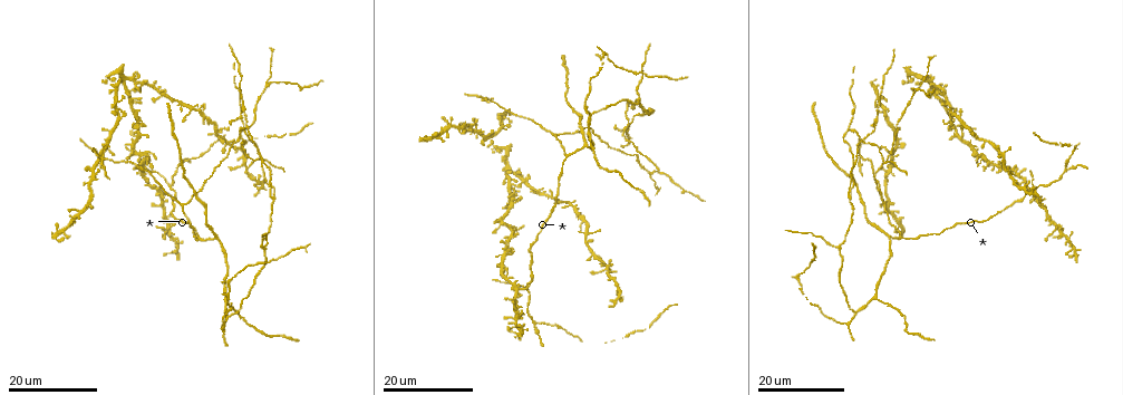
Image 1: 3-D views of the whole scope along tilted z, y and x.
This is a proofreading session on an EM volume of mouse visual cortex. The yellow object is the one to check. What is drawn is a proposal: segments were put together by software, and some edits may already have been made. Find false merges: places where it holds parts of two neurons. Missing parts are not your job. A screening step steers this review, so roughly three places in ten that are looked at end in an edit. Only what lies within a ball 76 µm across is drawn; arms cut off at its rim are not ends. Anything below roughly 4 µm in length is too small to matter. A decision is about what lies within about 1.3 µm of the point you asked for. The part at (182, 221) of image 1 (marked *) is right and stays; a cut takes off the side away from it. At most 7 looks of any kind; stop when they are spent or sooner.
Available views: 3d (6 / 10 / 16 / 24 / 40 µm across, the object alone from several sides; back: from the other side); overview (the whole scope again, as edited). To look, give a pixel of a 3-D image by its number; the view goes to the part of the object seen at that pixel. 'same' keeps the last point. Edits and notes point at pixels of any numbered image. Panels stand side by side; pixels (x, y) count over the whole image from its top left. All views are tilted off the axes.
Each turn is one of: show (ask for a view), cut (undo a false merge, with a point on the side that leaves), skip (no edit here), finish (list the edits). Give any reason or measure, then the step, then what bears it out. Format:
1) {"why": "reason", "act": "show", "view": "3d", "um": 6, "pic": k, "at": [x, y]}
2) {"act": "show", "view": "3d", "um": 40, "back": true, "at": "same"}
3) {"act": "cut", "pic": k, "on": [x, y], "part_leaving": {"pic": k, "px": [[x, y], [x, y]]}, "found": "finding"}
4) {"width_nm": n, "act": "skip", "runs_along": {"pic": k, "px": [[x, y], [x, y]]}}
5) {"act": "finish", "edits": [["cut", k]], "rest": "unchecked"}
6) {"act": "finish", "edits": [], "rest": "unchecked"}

{"why": "two arms at a narrow angle", "act": "show", "view": "3d", "um": 16, "pic": 1, "at": [852, 163]}

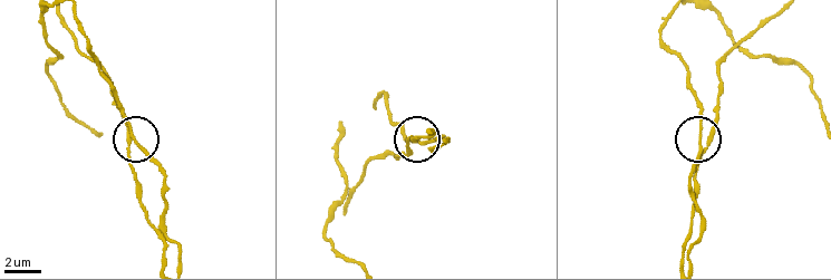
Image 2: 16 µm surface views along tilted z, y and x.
{"act": "show", "view": "3d", "um": 6, "pic": 2, "at": [409, 151]}

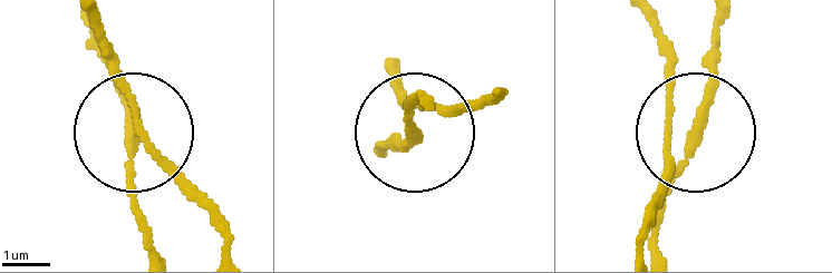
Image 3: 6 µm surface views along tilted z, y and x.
{"arms": 4, "act": "skip", "found": "all the same neuron"}

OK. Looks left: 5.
{"why": "three arms meet", "act": "show", "view": "3d", "um": 24, "pic": 1, "at": [218, 239]}

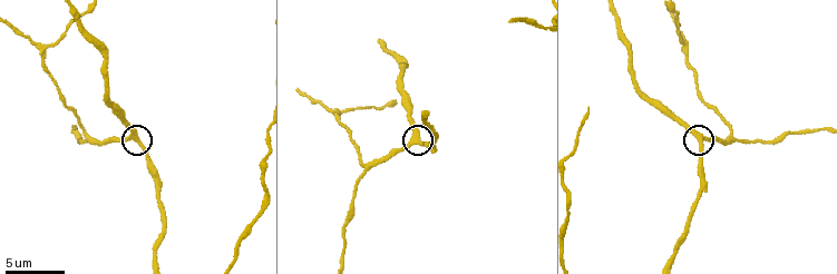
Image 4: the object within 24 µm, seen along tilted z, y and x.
{"why": "closer look", "act": "show", "view": "3d", "um": 10, "pic": 4, "at": [418, 139]}

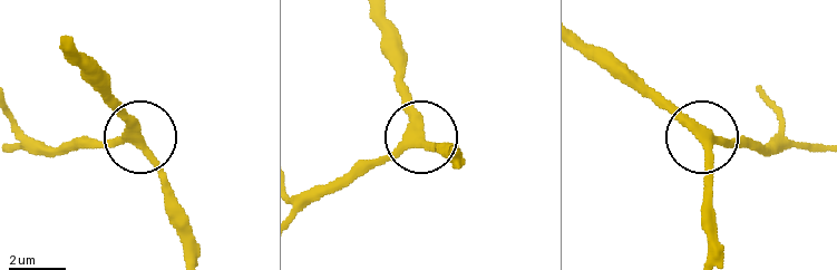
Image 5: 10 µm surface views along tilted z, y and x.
{"side_arm_um": 43, "act": "skip", "runs_along": {"pic": 5, "px": [[303, 209], [411, 144], [418, 115], [398, 87]]}, "found": "continuous, no second neuron"}

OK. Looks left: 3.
{"why": "a fork", "act": "show", "view": "3d", "um": 16, "pic": 1, "at": [877, 297]}

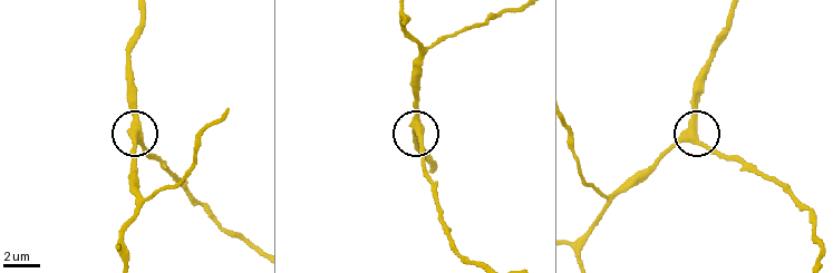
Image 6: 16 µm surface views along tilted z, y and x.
{"why": "closer look", "act": "show", "view": "3d", "um": 6, "pic": 6, "at": [417, 129]}

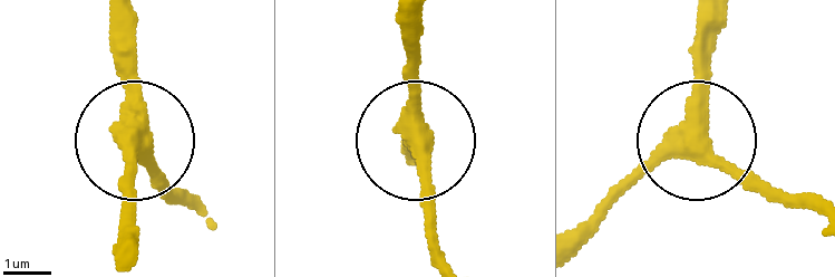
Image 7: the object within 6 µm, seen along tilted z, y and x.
{"width_nm": 360, "act": "skip", "found": "all the same neuron"}

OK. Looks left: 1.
{"act": "finish", "edits": [], "rest": "unchecked"}

